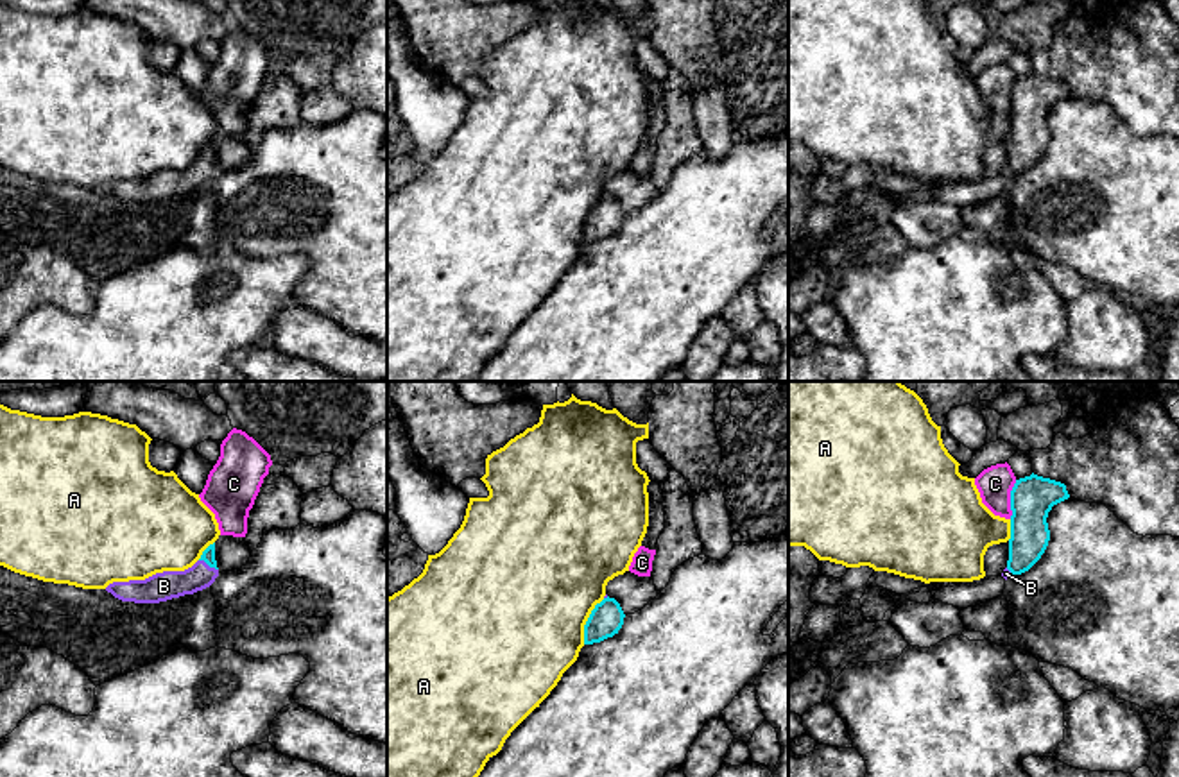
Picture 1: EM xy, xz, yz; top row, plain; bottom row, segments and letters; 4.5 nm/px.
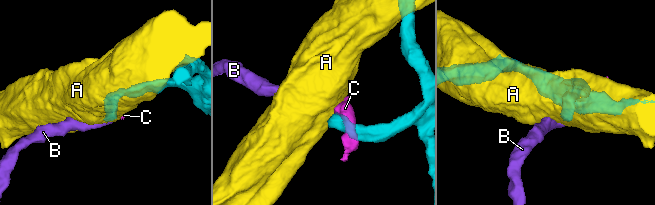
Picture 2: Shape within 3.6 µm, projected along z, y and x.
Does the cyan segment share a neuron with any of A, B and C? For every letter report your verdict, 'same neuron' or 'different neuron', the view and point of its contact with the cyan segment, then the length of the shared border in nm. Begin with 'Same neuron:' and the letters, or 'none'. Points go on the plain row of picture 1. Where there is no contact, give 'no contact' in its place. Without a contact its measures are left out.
Same neuron: B
A: different neuron; contact xz (588, 219); length 220 nm
B: same neuron; contact xy (208, 163); length 100 nm
C: different neuron; contact yz (1011, 99); length 180 nm

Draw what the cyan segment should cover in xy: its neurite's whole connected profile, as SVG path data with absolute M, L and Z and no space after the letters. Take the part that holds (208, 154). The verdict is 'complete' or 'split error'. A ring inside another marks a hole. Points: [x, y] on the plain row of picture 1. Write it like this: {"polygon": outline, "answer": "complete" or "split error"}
{"polygon": "M215 141L185 170L163 170L145 179L113 181L106 186L115 197L134 202L159 202L210 186L219 175Z", "answer": "split error"}

